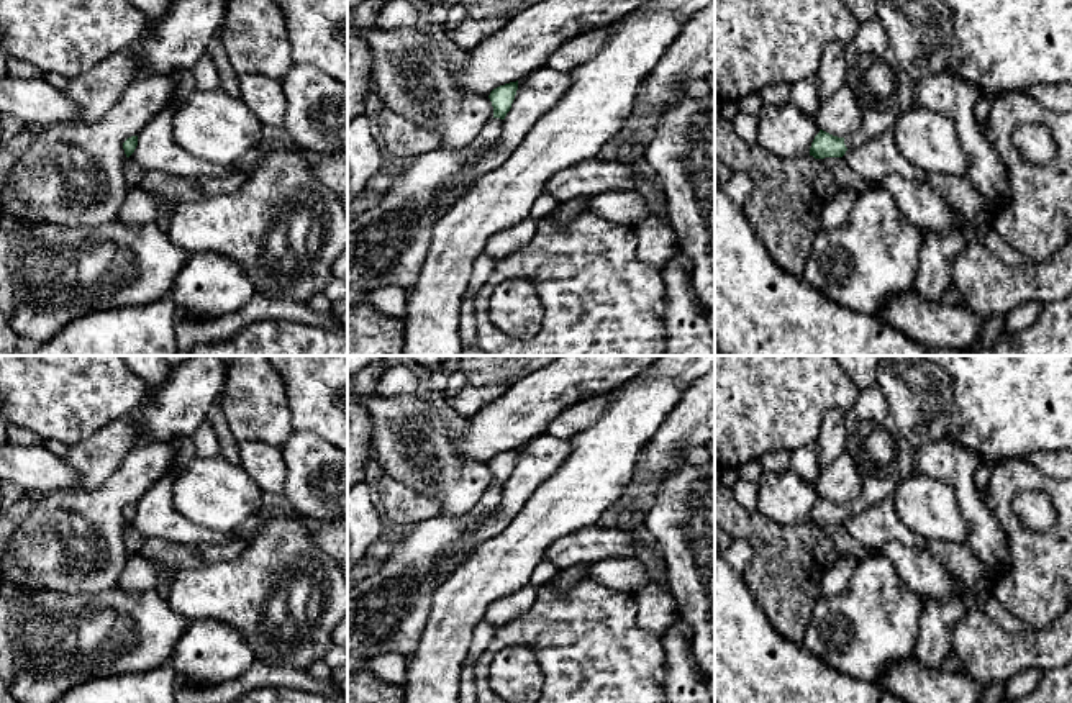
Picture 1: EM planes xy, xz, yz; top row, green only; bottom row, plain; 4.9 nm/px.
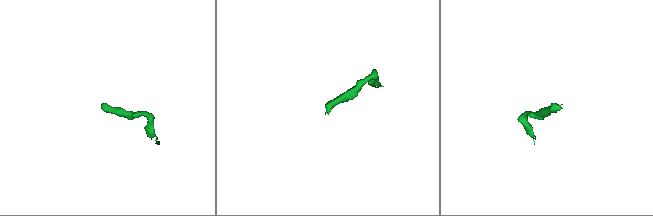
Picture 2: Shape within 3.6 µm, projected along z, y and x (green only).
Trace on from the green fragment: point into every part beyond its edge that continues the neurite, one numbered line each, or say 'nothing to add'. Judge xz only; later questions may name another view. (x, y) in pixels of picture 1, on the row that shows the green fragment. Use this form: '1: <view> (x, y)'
1: xz (387, 244)

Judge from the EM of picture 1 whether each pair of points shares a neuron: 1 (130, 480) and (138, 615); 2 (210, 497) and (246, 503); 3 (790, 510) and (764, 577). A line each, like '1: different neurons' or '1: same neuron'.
1: different neurons
2: same neuron
3: different neurons

